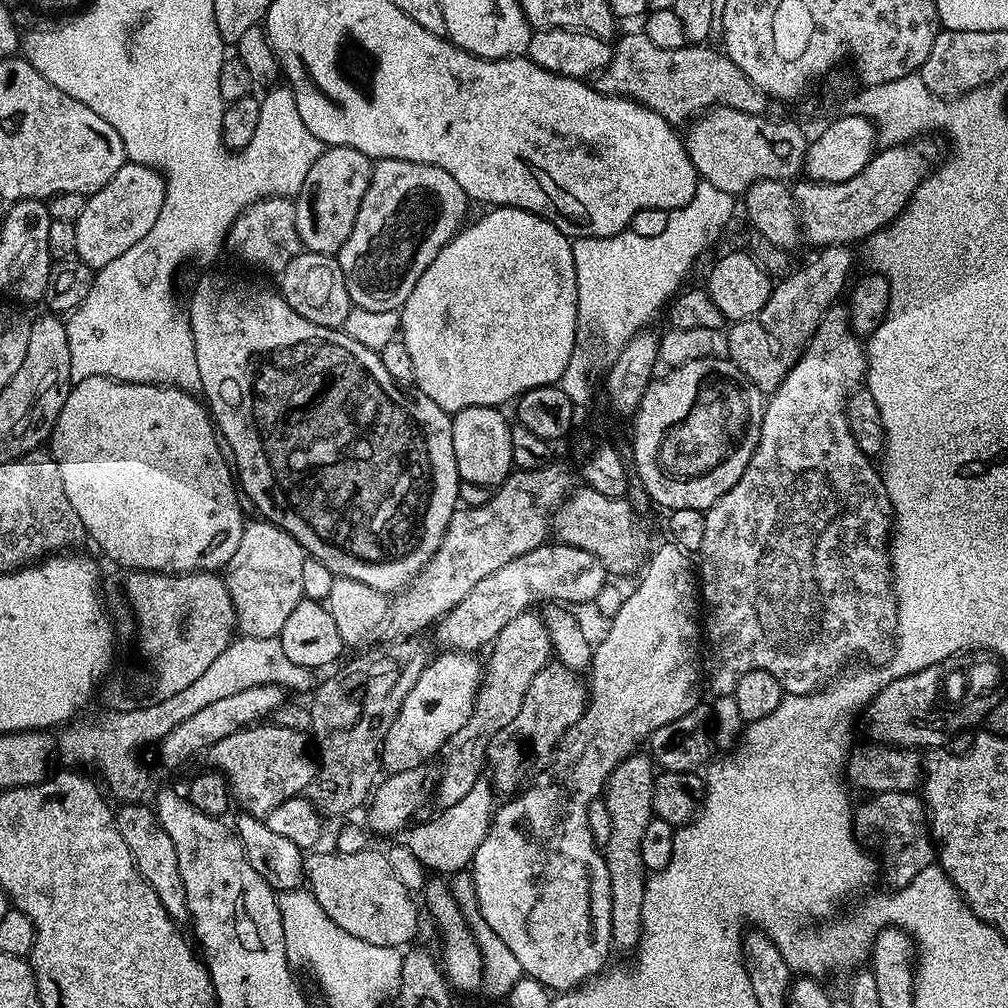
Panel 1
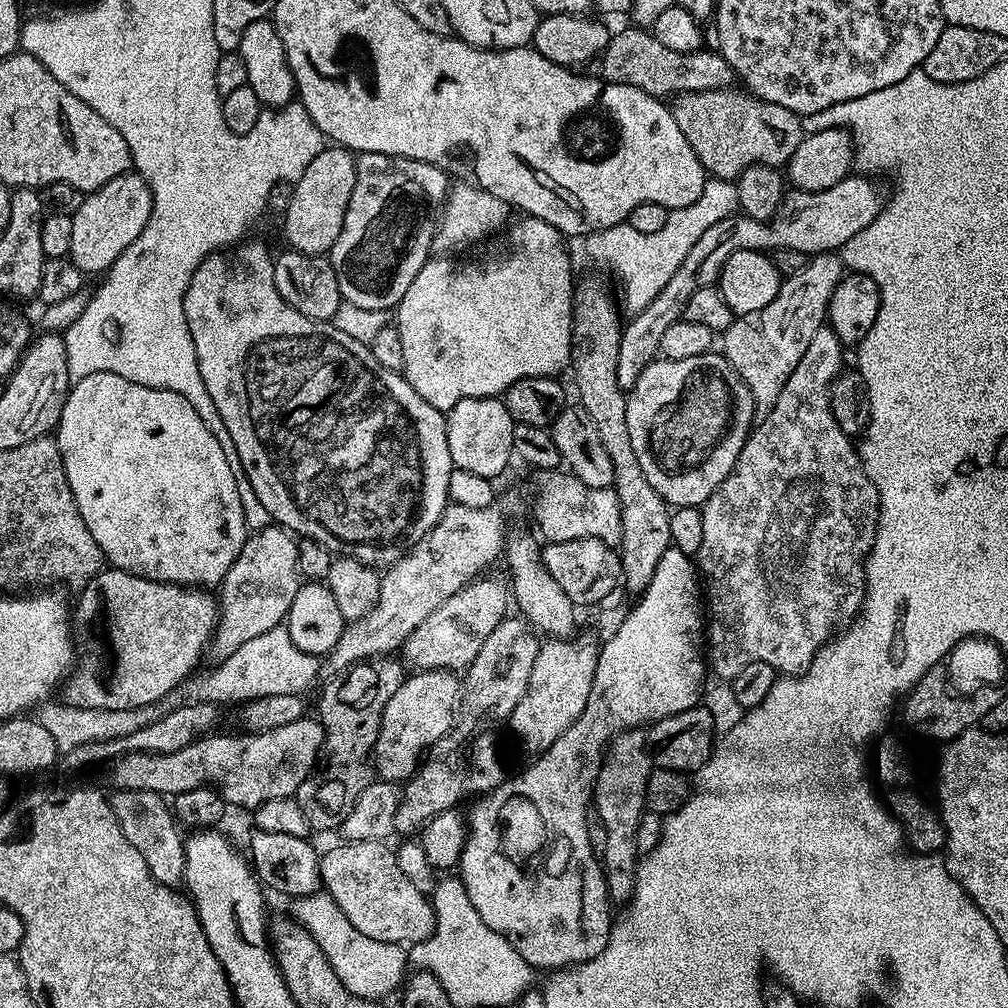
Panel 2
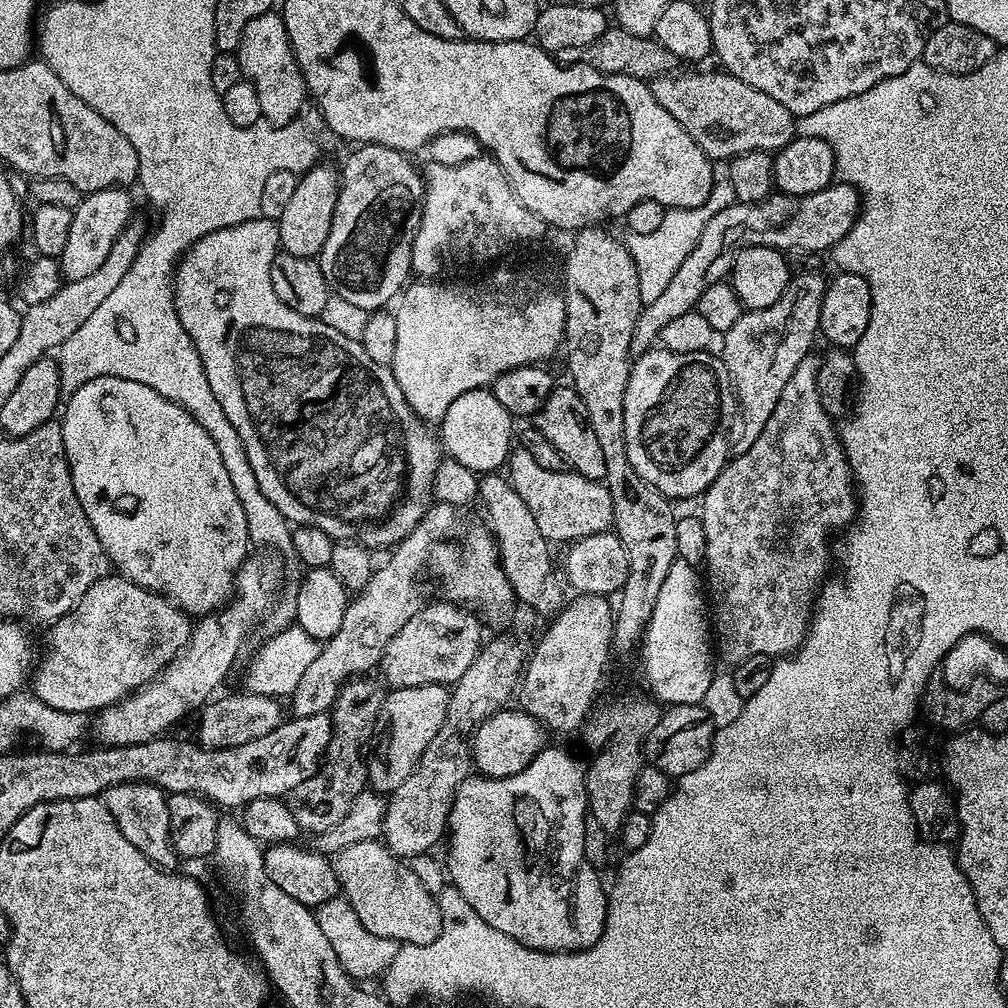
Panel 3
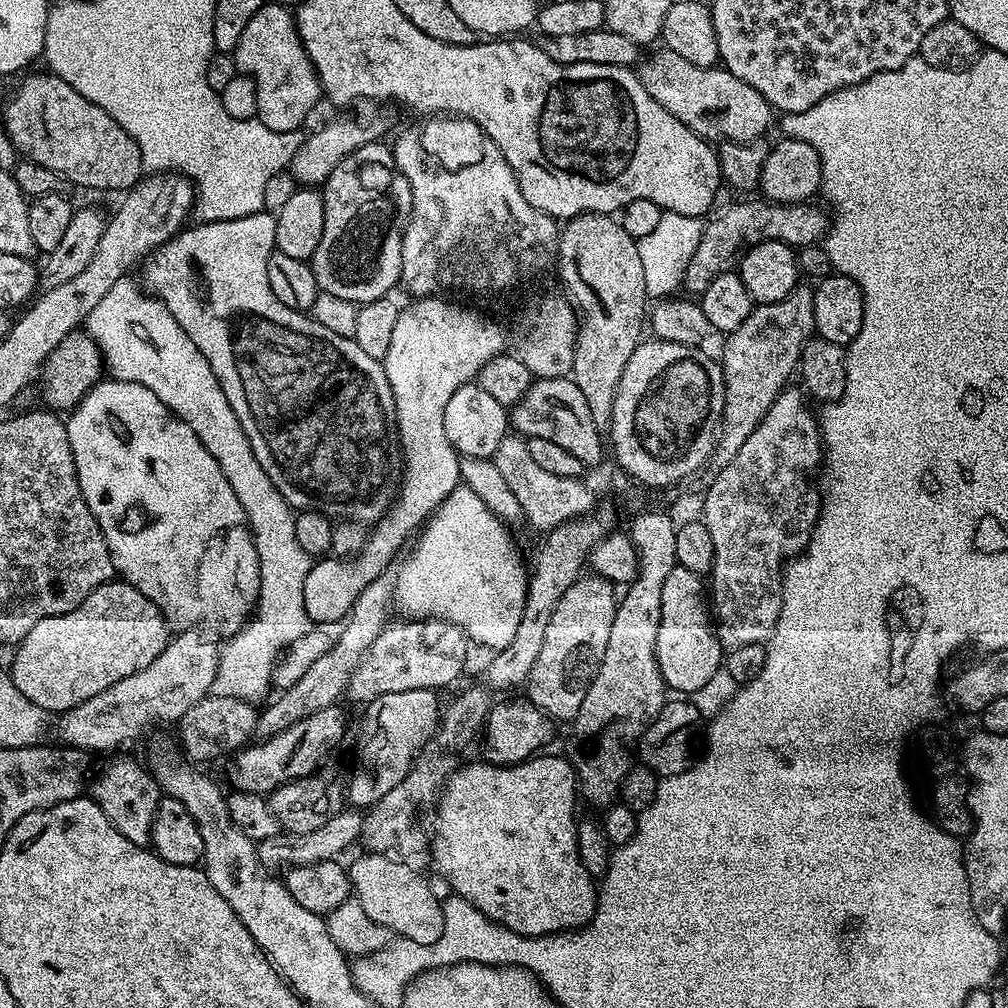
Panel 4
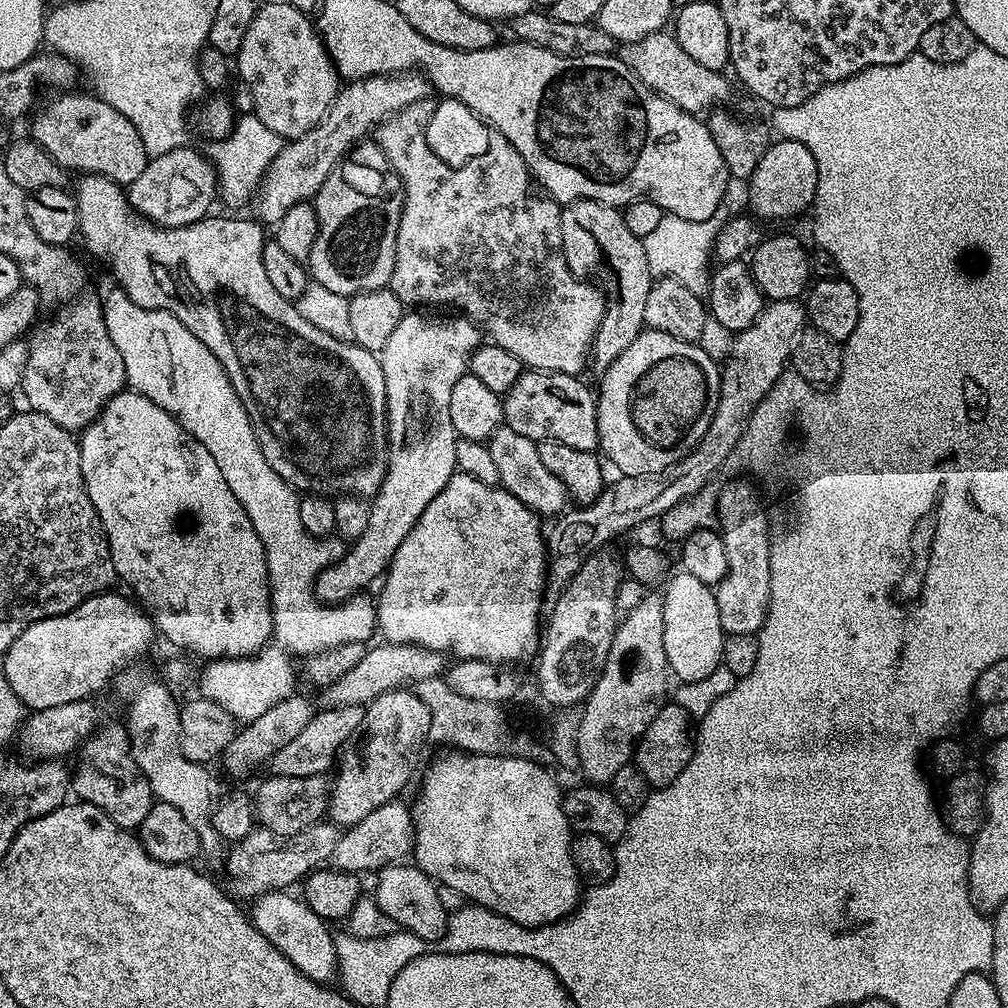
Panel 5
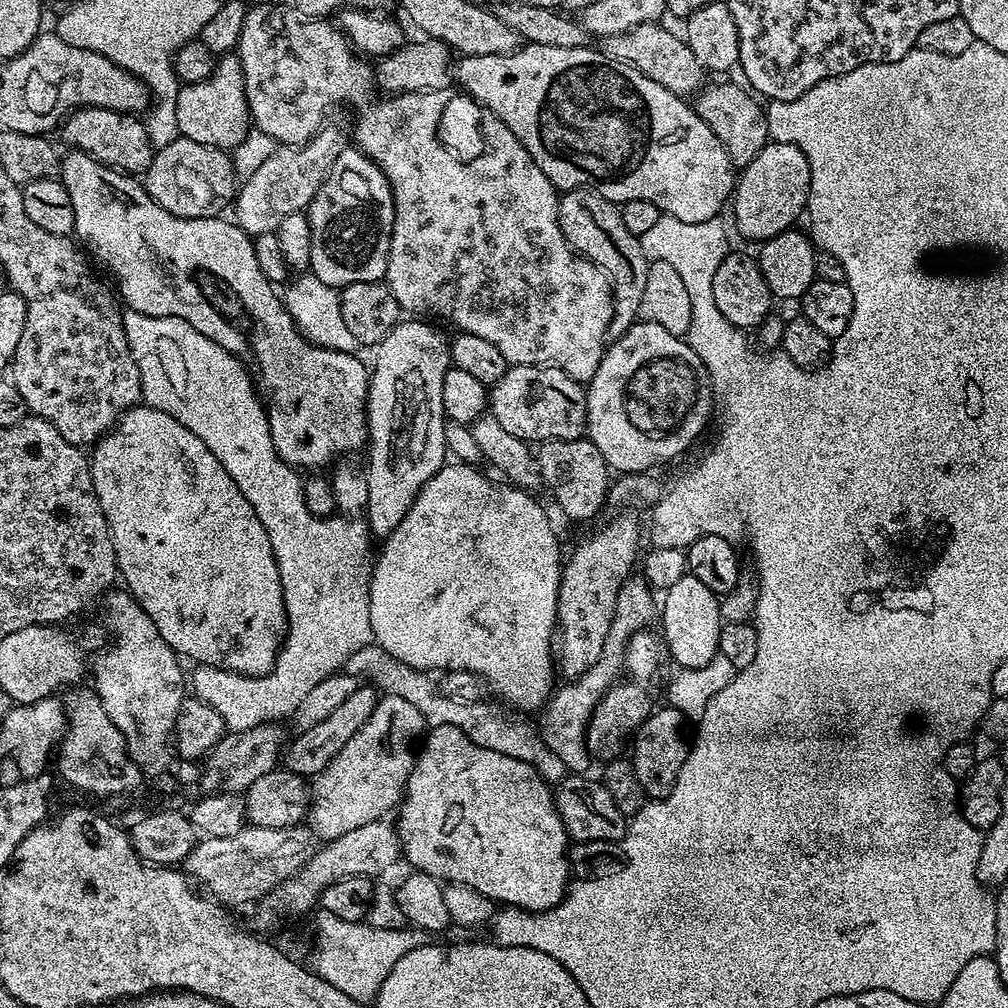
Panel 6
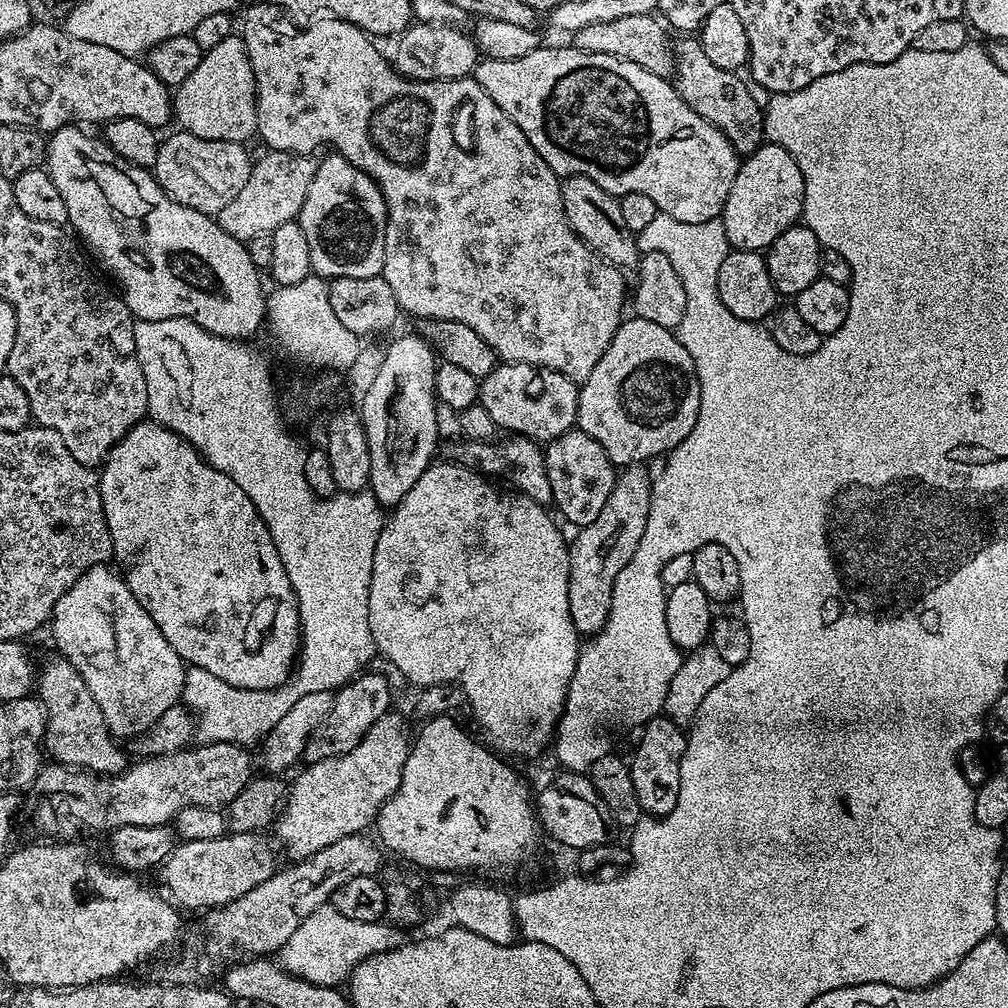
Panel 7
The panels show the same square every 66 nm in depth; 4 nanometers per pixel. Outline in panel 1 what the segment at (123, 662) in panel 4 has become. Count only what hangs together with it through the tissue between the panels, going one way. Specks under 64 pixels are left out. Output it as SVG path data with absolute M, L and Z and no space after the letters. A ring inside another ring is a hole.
M140 568L117 573L113 580L103 581L103 595L109 605L120 604L121 610L129 612L136 623L136 665L132 668L132 685L125 690L124 696L114 697L111 705L115 711L125 712L162 702L162 698L170 698L170 694L179 694L184 687L191 686L213 664L214 658L232 643L238 629L234 602L224 585L223 575L203 570L175 574L143 572Z

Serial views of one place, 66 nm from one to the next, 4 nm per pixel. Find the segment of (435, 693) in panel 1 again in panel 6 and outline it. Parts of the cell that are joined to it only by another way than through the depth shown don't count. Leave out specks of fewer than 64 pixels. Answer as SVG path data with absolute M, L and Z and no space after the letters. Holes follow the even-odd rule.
M381 695L374 706L374 714L366 718L366 726L334 754L334 758L321 772L310 780L310 799L306 813L307 827L312 829L317 841L327 842L334 838L342 838L350 830L358 830L358 826L366 826L375 820L384 820L387 812L399 805L404 787L416 764L418 741L425 735L426 725L422 714L413 703L403 698Z

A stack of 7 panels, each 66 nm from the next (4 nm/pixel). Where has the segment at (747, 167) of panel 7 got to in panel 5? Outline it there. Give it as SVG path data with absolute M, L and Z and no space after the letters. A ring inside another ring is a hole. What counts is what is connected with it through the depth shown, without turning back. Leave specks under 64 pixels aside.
M777 139L769 143L766 154L762 154L762 162L758 162L754 174L746 181L751 215L764 222L788 220L803 212L805 215L816 197L817 186L818 166L814 162L814 154L810 154L802 142Z

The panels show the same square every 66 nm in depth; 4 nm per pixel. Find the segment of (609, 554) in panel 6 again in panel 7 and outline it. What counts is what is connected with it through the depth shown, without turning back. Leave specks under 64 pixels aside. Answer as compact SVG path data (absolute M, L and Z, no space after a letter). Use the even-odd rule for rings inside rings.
M644 464L621 467L614 482L614 490L610 490L610 498L606 498L606 506L602 506L598 518L594 518L594 522L590 522L586 527L579 529L579 531L575 533L577 535L576 537L571 537L568 550L568 557L570 558L570 586L568 587L568 597L570 598L570 618L574 622L577 633L595 634L599 632L600 627L604 625L606 618L610 614L610 598L614 594L614 578L618 578L618 574L622 574L622 566L626 566L626 562L630 562L630 558L634 558L634 550L638 550L638 542L642 542L642 530L646 530L646 518L650 514L652 481L654 479L653 473L648 473L646 469L647 467L645 467Z

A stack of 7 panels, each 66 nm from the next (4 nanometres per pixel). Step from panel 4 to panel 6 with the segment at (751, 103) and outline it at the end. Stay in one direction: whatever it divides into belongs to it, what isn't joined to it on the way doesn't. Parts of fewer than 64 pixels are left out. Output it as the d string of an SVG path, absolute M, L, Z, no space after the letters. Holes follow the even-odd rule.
M653 22L634 26L622 34L610 34L599 41L598 51L614 62L622 62L646 74L646 78L654 78L658 86L666 86L675 96L691 97L705 83L706 73L685 40L662 25Z

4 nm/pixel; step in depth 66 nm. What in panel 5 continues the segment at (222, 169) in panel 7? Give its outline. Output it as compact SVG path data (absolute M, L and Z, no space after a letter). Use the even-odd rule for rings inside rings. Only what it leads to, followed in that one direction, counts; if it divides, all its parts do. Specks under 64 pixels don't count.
M192 146L175 148L167 154L151 157L146 168L142 170L142 174L140 174L138 178L136 178L134 182L128 186L127 194L128 201L131 202L133 211L136 211L145 219L152 221L153 224L157 224L162 228L177 228L178 226L192 225L194 222L207 219L211 215L210 210L213 208L214 202L217 203L218 181L216 179L216 168L213 167L212 161L209 160L208 157L206 157L201 151L200 153L196 152L194 149L192 149Z

